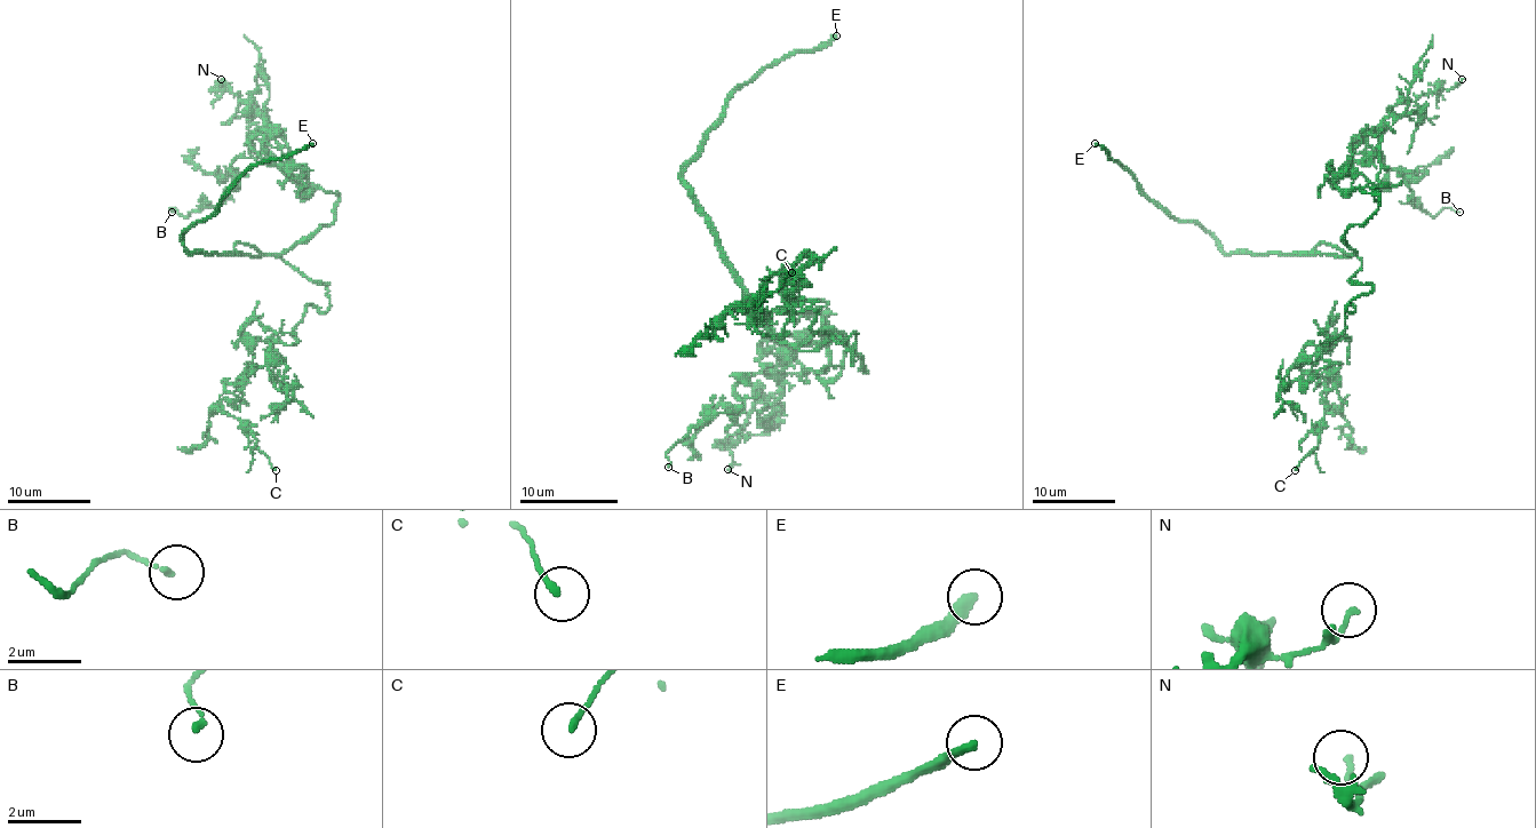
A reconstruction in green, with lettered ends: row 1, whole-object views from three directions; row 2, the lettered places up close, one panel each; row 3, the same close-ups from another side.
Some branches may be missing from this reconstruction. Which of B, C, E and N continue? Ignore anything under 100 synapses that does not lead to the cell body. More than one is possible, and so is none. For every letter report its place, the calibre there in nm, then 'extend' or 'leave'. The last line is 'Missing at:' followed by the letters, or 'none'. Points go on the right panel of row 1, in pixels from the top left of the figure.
B: (1459, 212) | 140 nm | leave
C: (1295, 470) | 160 nm | leave
E: (1095, 143) | 280 nm | extend
N: (1462, 79) | 140 nm | leave
Missing at: E

